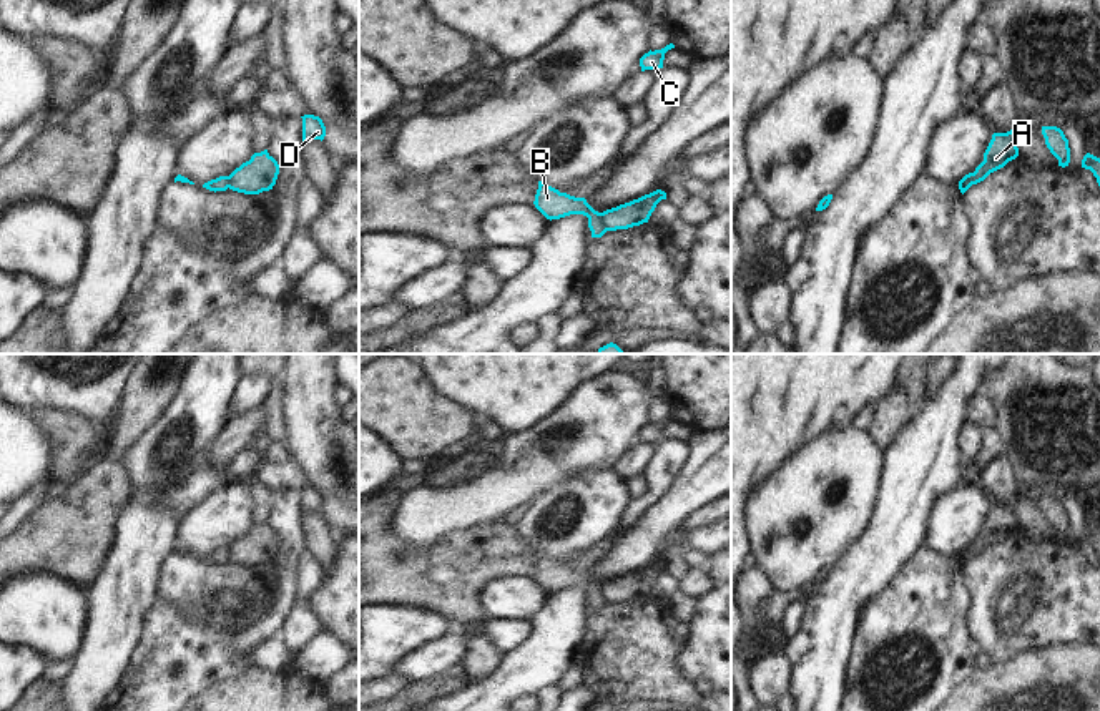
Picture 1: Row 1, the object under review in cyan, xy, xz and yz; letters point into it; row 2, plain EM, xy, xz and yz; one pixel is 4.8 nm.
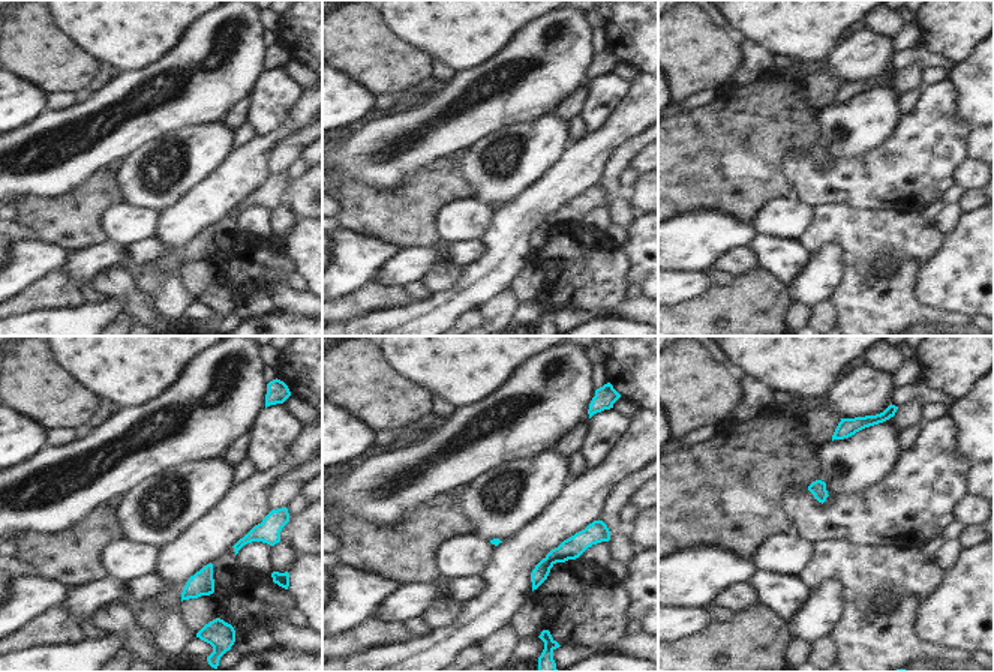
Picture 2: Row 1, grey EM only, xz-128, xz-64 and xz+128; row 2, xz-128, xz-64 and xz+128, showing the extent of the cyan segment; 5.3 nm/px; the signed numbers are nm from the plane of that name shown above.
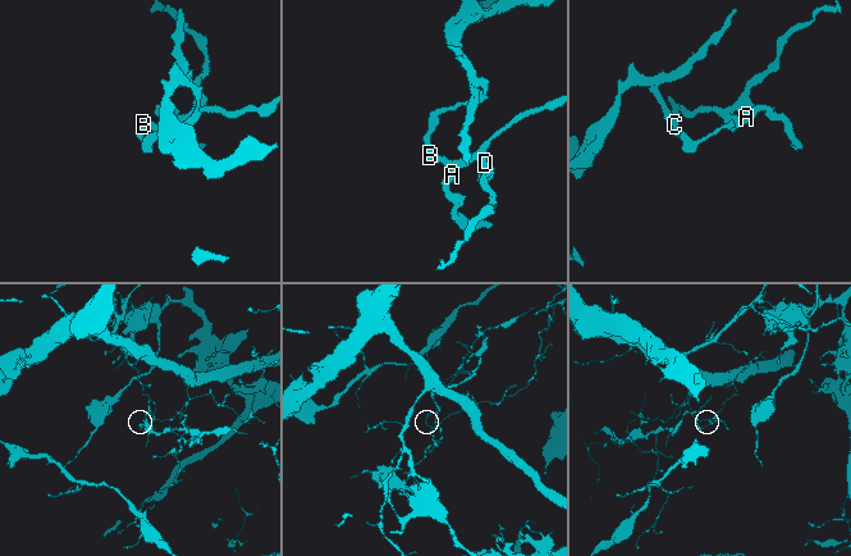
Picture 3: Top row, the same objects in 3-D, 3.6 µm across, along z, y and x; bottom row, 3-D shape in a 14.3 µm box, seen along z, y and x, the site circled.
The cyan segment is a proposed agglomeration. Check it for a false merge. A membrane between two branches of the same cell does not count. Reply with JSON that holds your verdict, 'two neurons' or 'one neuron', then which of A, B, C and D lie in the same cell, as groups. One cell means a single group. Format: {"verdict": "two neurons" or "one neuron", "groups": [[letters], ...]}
{"verdict": "two neurons", "groups": [["A", "B", "C"], ["D"]]}

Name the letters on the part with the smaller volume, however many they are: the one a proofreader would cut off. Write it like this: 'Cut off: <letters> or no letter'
Cut off: A, B, C

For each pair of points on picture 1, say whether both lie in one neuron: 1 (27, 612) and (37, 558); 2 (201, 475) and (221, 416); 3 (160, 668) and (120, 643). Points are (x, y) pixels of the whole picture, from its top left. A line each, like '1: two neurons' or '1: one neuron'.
1: two neurons
2: one neuron
3: two neurons

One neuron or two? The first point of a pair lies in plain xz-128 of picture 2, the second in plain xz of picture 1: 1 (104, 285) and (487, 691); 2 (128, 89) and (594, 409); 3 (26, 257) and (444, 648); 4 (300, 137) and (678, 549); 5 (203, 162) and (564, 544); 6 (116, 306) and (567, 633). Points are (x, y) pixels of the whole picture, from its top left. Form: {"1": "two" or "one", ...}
{"1": "two", "2": "one", "3": "two", "4": "one", "5": "one", "6": "one"}

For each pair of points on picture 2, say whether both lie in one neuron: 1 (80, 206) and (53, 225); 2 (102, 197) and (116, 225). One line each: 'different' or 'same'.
1: same
2: different

